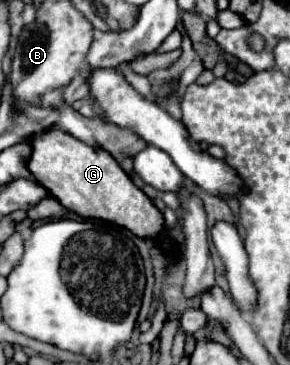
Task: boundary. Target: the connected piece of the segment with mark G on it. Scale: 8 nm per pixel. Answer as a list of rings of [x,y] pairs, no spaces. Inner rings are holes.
[[[48,129],[40,135],[30,137],[32,157],[28,169],[38,183],[42,183],[52,197],[56,197],[66,209],[78,213],[84,219],[102,219],[118,227],[132,231],[136,237],[156,239],[166,231],[164,217],[140,191],[132,179],[124,173],[116,159],[104,149],[94,149],[84,141],[56,129]]]

